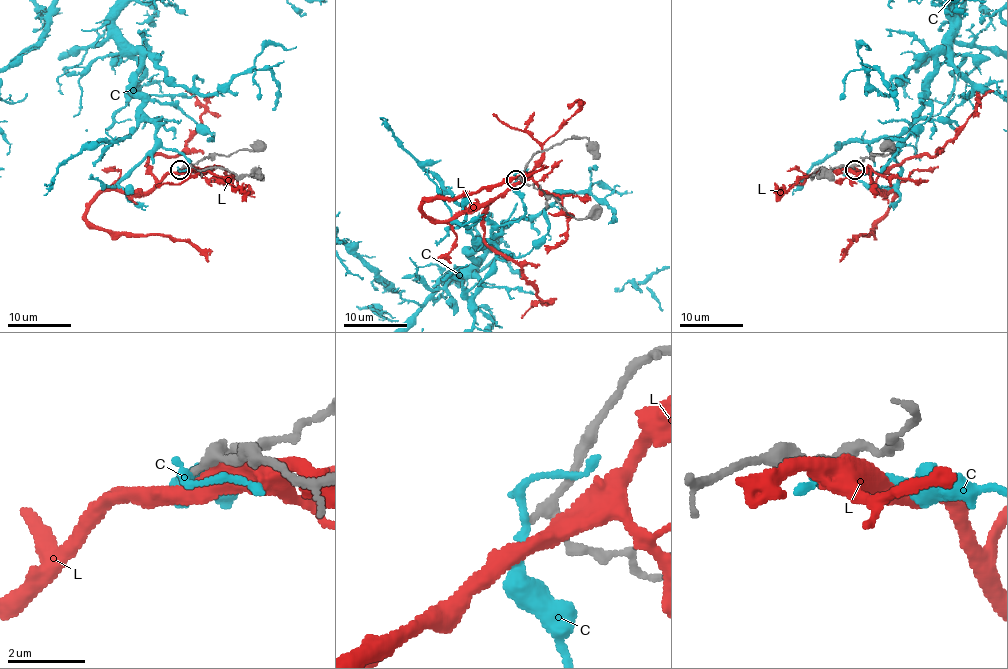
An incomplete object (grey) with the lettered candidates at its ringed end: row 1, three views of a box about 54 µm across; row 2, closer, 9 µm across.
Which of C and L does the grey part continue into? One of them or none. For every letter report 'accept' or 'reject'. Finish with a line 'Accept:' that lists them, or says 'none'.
C: reject
L: reject
Accept: none

